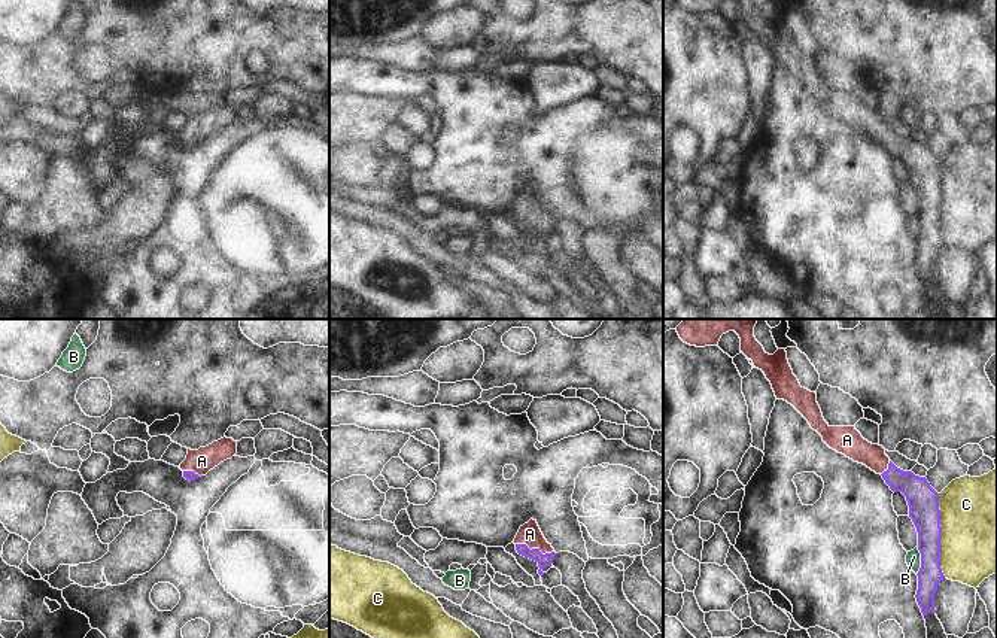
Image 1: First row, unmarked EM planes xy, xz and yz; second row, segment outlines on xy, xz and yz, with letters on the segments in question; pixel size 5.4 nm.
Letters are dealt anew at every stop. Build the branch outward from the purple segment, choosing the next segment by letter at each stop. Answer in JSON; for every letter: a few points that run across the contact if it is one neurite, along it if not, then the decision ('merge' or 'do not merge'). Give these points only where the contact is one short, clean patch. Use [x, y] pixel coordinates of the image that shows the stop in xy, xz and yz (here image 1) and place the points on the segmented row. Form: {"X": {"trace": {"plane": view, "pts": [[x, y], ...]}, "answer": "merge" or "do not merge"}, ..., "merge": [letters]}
{"A": {"trace": {"plane": "xz", "pts": [[544, 561], [535, 549], [529, 541], [529, 534]]}, "answer": "merge"}, "B": {"trace": {"plane": "yz", "pts": [[918, 547], [920, 570], [917, 574]]}, "answer": "do not merge"}, "C": {"answer": "do not merge"}, "merge": ["A"]}

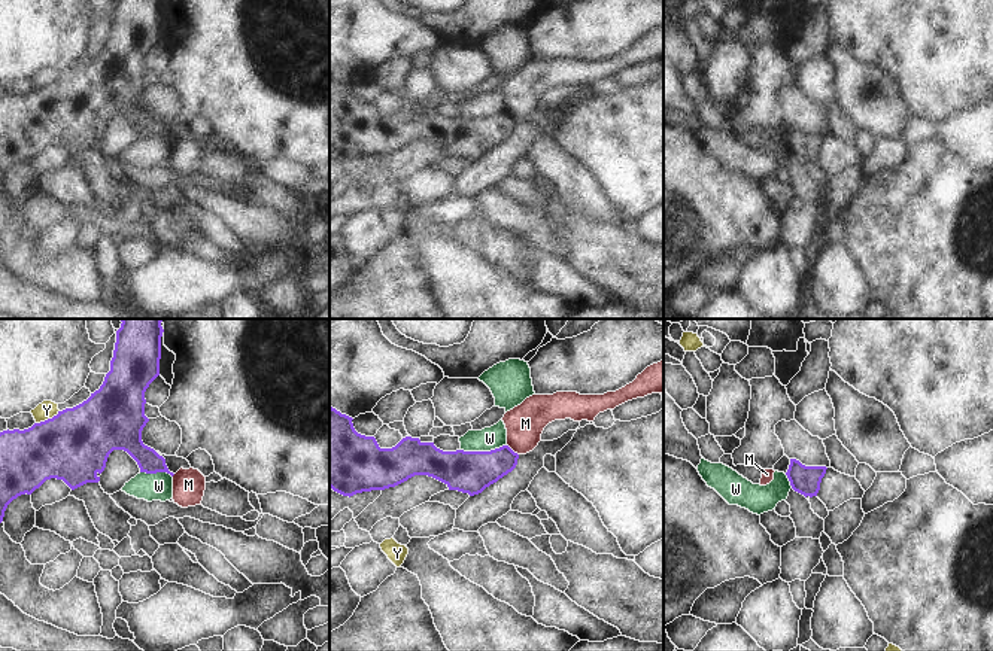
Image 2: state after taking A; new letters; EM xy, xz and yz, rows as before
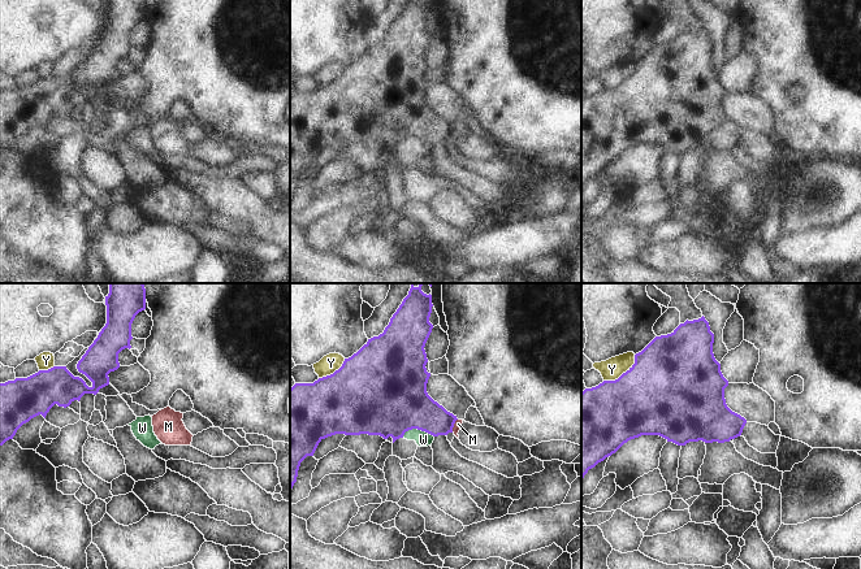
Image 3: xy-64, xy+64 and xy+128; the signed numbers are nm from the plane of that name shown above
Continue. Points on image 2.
{"M": {"trace": {"plane": "xz", "pts": [[507, 444], [518, 455]]}, "answer": "do not merge"}, "W": {"trace": {"plane": "xz", "pts": [[506, 444], [489, 450], [461, 450]]}, "answer": "do not merge"}, "Y": {"answer": "do not merge"}, "merge": []}

